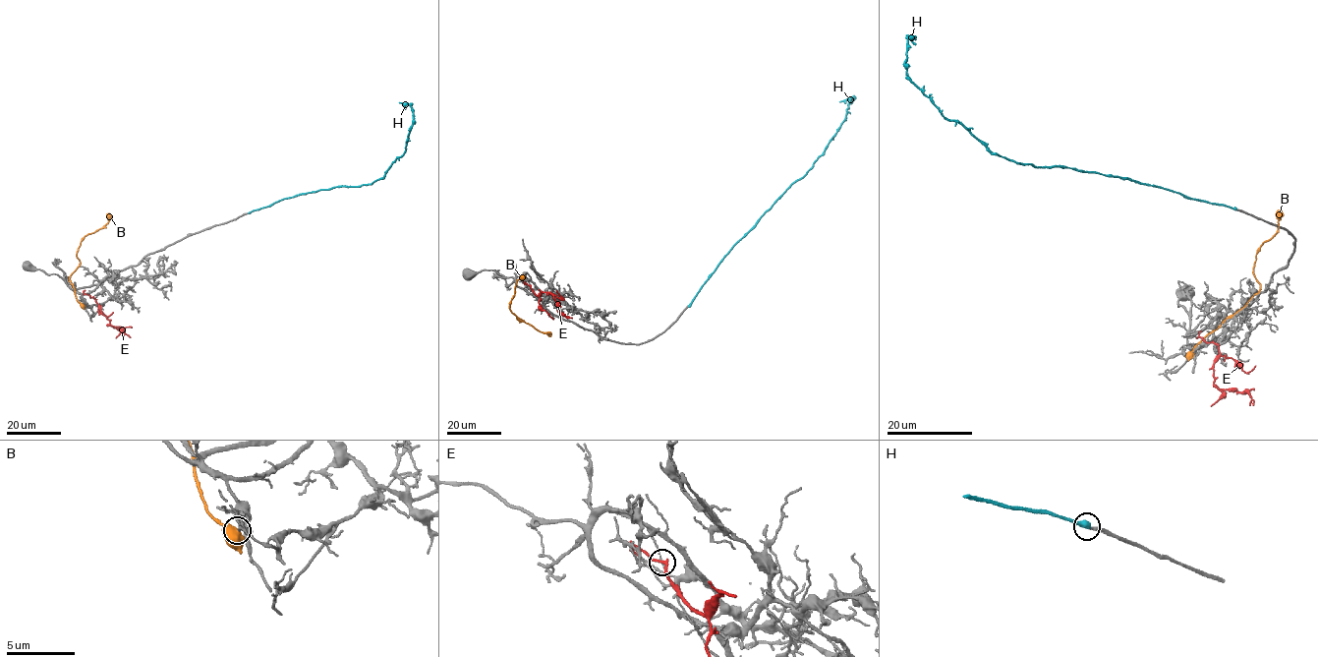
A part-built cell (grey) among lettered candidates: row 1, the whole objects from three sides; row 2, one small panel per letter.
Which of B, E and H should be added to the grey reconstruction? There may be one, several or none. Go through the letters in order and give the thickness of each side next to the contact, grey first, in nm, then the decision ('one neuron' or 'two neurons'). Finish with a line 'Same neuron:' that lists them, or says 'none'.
B: calibres 110 and 700 nm; two neurons
E: calibres 130 and 200 nm; two neurons
H: calibres 240 and 480 nm; one neuron
Same neuron: H

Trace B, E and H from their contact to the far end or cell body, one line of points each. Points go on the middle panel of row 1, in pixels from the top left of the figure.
B: (524, 275), (517, 281), (510, 310), (520, 322), (517, 318), (548, 333)
E: (530, 285), (538, 295), (550, 292), (558, 309), (570, 318)
H: (689, 306), (722, 258), (822, 153), (846, 118), (848, 103), (853, 97), (839, 101)

